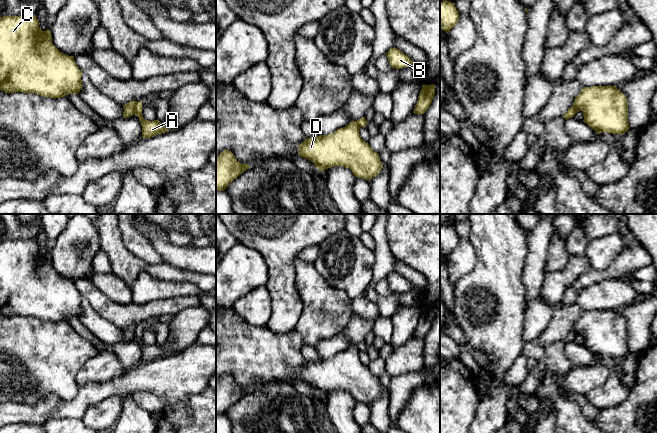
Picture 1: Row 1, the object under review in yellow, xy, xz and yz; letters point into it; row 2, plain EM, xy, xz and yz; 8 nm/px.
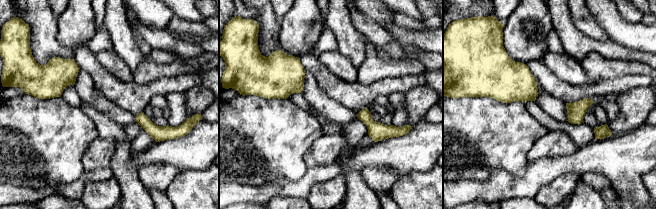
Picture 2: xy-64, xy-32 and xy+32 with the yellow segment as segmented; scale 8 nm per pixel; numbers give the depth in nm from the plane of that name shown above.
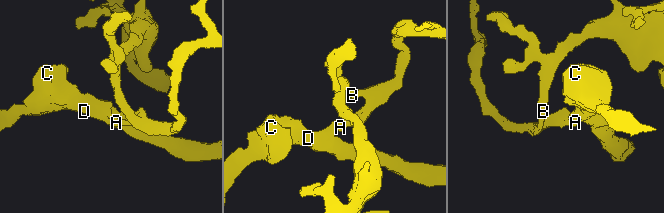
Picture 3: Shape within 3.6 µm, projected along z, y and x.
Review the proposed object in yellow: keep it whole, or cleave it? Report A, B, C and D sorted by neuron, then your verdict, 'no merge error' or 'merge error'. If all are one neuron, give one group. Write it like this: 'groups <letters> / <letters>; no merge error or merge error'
groups A B / C D; merge error

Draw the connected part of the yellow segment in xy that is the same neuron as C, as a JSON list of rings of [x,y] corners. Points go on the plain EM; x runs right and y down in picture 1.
[[[35,239],[0,241],[0,314],[60,322],[78,318],[82,313],[81,301],[74,281],[61,277],[53,269],[50,254],[42,255]]]

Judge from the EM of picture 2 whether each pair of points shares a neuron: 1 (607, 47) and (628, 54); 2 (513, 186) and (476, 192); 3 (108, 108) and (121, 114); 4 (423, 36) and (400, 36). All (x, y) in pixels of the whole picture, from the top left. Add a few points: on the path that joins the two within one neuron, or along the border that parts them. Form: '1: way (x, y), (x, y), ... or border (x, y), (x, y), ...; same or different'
1: way (612, 50), (623, 53); same
2: way (504, 186), (485, 190); same
3: way (111, 109), (118, 114); same
4: way (417, 36), (406, 36); same

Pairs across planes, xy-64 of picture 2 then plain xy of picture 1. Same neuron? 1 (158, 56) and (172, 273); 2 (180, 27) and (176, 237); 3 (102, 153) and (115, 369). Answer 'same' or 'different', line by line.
1: same
2: same
3: same

